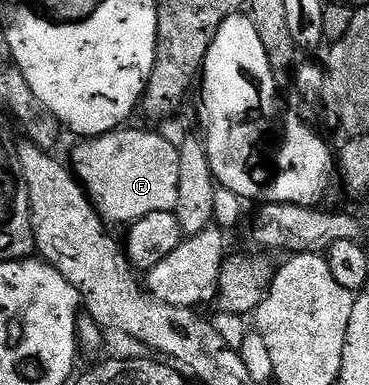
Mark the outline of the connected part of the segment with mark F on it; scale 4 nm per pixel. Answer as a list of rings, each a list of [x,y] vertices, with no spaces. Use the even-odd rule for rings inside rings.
[[[122,127],[112,129],[98,137],[82,140],[81,145],[73,149],[72,172],[89,195],[89,200],[97,209],[101,220],[106,223],[114,221],[117,225],[128,227],[134,221],[147,215],[155,215],[159,211],[174,212],[179,199],[179,155],[180,148],[174,142],[163,139],[160,132],[148,133],[145,129],[129,129]]]

